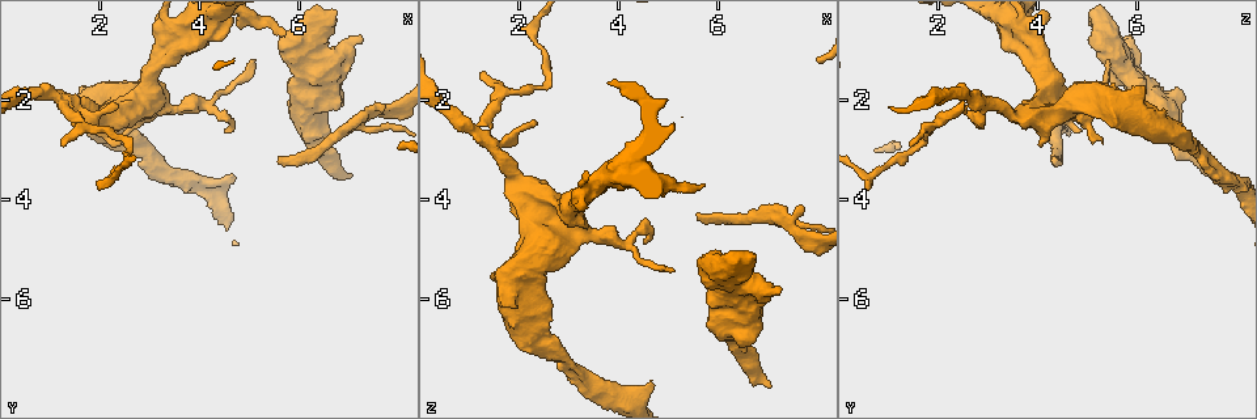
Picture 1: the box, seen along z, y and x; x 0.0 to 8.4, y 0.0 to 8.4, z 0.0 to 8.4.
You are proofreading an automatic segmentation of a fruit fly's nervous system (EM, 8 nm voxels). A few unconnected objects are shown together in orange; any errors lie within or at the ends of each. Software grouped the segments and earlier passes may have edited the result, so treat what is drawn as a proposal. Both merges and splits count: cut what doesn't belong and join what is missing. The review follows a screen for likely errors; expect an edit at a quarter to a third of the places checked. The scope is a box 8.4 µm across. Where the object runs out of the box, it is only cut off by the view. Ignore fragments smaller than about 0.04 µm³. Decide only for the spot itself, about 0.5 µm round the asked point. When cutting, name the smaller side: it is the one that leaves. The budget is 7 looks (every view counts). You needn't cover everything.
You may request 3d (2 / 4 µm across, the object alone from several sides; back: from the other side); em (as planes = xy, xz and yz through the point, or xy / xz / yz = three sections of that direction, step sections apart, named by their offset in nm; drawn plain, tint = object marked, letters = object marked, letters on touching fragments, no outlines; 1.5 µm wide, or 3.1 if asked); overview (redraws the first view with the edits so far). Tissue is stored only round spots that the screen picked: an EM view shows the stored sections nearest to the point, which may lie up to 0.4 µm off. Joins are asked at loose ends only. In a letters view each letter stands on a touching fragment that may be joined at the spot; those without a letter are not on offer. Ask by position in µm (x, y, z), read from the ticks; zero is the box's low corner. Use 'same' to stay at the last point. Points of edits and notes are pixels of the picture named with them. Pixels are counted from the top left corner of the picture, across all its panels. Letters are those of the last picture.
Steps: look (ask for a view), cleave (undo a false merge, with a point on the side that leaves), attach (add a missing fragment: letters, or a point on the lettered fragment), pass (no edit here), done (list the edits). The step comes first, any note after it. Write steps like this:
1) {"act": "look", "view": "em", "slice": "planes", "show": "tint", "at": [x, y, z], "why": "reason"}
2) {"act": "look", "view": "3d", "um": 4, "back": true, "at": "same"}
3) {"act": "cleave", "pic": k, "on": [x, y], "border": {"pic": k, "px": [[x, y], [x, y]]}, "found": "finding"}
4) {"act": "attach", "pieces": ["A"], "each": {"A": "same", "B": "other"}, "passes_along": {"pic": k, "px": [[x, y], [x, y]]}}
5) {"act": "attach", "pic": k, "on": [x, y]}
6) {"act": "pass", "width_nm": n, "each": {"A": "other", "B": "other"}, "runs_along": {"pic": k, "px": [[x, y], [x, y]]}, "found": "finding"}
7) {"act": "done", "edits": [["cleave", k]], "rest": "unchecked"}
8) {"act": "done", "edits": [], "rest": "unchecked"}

{"act": "look", "view": "em", "slice": "planes", "show": "letters", "at": [5.80, 1.60, 6.10]}

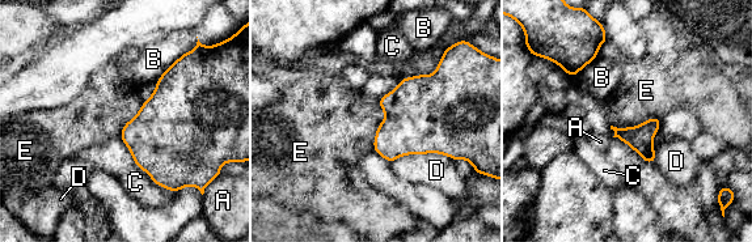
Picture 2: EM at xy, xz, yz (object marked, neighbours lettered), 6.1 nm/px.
{"act": "pass", "each": {"A": "other", "B": "other", "C": "other", "D": "other", "E": "other"}, "border": {"pic": 2, "px": [[379, 98], [384, 117], [374, 151]]}, "found": "none of them fits"}

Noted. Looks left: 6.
{"act": "look", "view": "em", "slice": "xy", "step": 8, "show": "letters", "at": [5.60, 3.30, 4.25], "why": "an open end"}

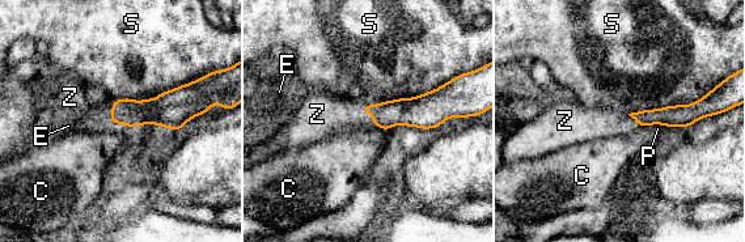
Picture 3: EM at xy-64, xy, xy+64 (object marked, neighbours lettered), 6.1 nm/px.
{"act": "look", "view": "em", "slice": "planes", "show": "letters", "at": "same", "why": "cut it another way"}

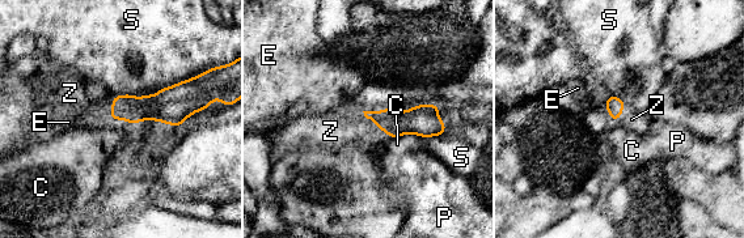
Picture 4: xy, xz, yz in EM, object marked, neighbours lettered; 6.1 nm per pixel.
{"act": "attach", "pieces": ["Z"], "longest_contact_nm": ["S", 240], "each": {"C": "other", "E": "other", "P": "other", "S": "other", "Z": "same"}, "passes_along": {"pic": 4, "px": [[415, 120], [375, 124], [335, 131]]}, "found": "the neuron continues"}

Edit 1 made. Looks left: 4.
{"act": "look", "view": "3d", "um": 2, "at": [7.00, 3.45, 7.75], "why": "branch stops here"}

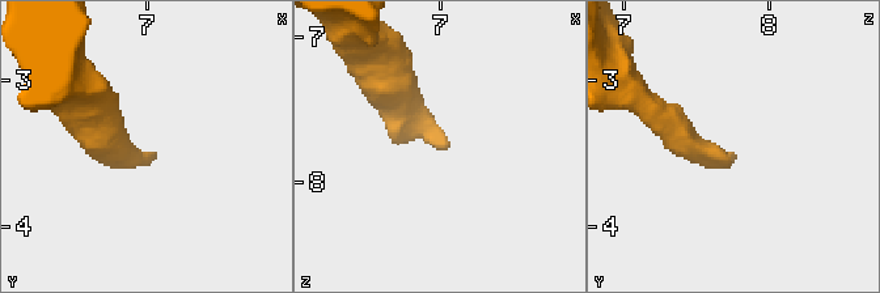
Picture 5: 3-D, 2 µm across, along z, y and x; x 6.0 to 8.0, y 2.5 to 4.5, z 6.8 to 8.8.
{"act": "look", "view": "em", "slice": "planes", "show": "letters", "at": [7.04, 3.46, 7.76]}

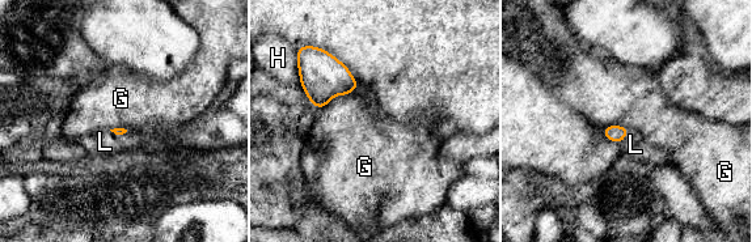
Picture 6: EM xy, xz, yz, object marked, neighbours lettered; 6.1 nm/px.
{"act": "attach", "pieces": ["L"], "each": {"G": "other", "H": "other", "L": "same"}, "found": "it goes on there"}

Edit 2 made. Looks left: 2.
{"act": "done", "edits": [["attach", 4], ["attach", 6]], "rest": "unchecked"}

